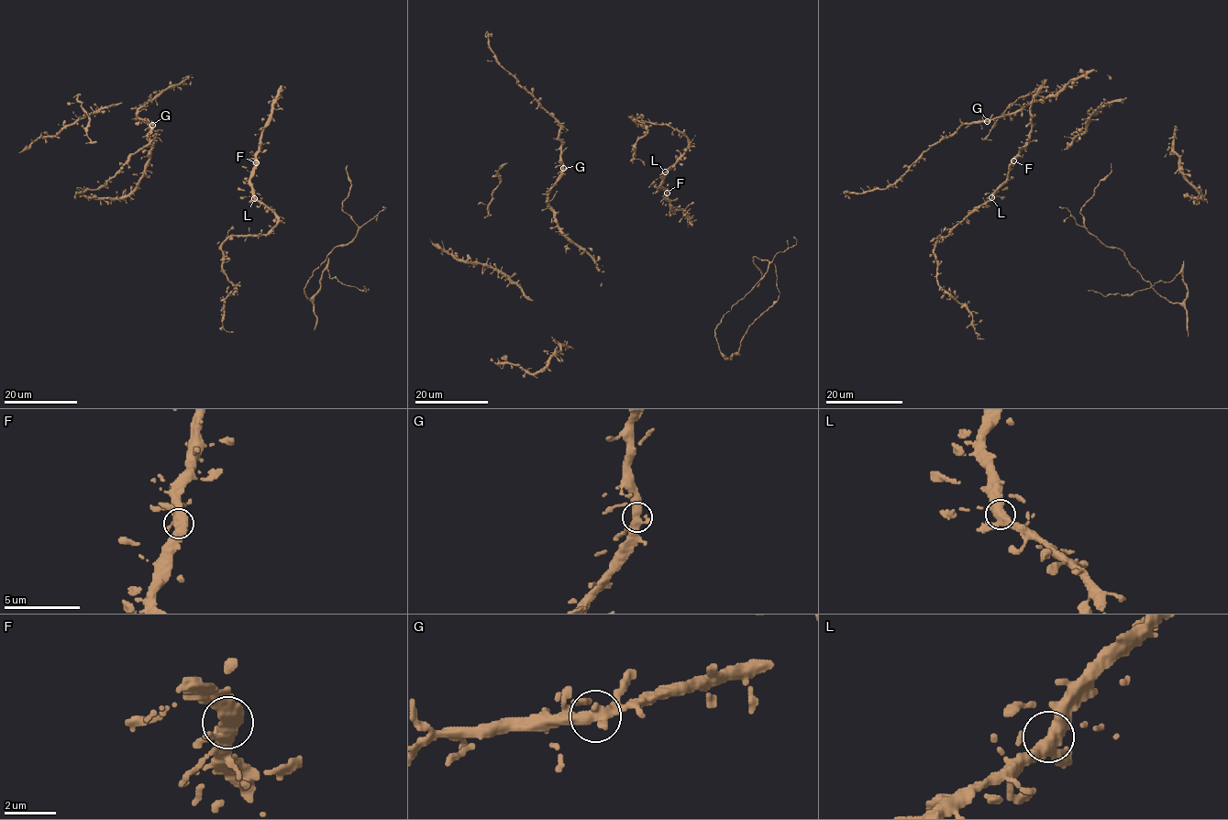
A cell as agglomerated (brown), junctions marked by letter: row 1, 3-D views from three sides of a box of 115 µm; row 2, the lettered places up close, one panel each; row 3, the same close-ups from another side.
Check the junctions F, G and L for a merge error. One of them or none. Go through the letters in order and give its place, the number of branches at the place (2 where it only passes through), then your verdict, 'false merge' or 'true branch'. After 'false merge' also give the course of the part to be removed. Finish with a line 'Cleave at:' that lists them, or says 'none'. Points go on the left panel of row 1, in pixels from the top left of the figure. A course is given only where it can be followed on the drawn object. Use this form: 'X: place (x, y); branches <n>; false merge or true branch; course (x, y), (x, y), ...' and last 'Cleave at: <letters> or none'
F: place (256, 162); branches 3; true branch
G: place (152, 125); branches 3; true branch
L: place (254, 198); branches 3; true branch
Cleave at: none

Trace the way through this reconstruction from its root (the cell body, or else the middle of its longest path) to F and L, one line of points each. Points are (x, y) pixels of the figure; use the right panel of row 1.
F: (1031, 111), (1030, 137), (1013, 160)
L: (1031, 111), (1026, 144), (1011, 166), (1007, 180), (991, 197)

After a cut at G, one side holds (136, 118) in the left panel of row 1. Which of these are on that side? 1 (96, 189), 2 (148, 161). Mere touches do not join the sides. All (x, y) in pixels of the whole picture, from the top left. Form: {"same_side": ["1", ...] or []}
{"same_side": ["2"]}

